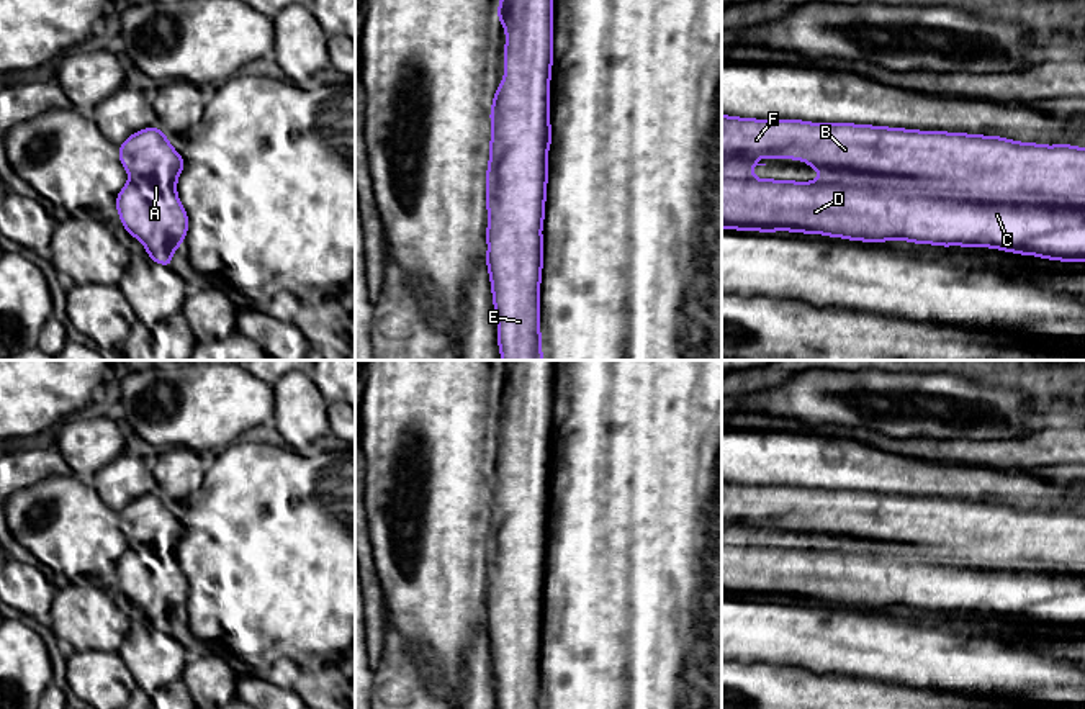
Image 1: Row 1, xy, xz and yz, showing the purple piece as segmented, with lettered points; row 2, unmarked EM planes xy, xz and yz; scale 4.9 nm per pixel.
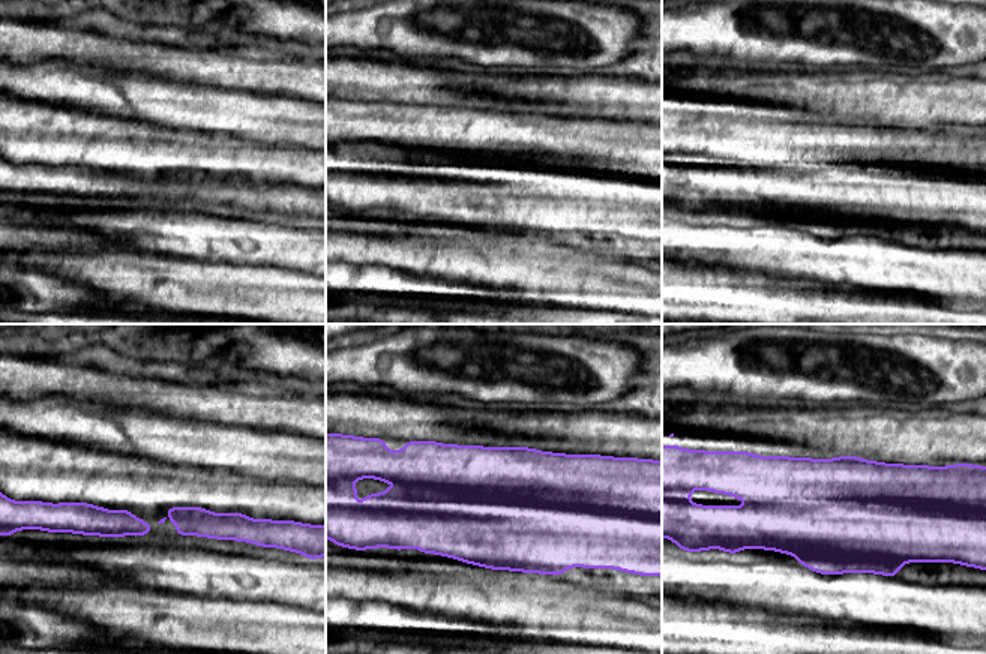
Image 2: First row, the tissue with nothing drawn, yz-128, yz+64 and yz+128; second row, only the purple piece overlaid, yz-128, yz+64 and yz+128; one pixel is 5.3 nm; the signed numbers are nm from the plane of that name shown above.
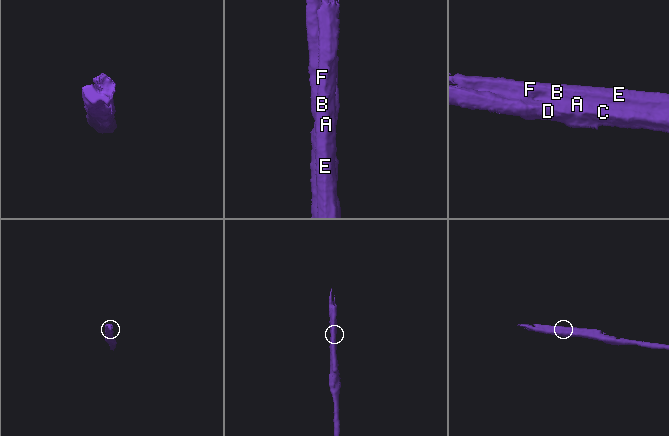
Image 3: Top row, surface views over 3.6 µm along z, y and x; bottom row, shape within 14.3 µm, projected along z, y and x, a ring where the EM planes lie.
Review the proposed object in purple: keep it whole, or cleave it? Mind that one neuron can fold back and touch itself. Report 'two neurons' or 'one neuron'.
two neurons

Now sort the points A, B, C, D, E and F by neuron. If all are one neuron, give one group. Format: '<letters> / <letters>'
A B C D F / E

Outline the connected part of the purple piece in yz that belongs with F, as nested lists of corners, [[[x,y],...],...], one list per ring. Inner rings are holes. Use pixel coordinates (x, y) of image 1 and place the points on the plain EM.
[[[722,481],[722,594],[725,596],[738,596],[738,598],[763,598],[763,599],[772,599],[772,598],[792,598],[792,599],[805,599],[805,601],[825,601],[830,604],[844,604],[849,607],[866,607],[866,609],[884,609],[884,607],[908,607],[915,611],[934,611],[934,612],[962,612],[962,614],[980,614],[984,612],[985,616],[997,614],[1005,619],[1015,619],[1016,622],[1028,621],[1028,622],[1036,622],[1041,625],[1051,625],[1051,627],[1062,627],[1062,629],[1085,629],[1085,571],[1062,571],[1062,570],[1054,570],[1046,563],[1046,552],[1034,553],[1029,549],[984,549],[984,547],[974,547],[969,553],[966,553],[959,545],[951,544],[946,539],[936,539],[936,537],[925,537],[921,532],[925,531],[925,516],[930,513],[928,501],[930,498],[916,498],[916,496],[903,496],[903,494],[885,494],[885,493],[869,493],[869,491],[851,491],[851,490],[808,490],[808,488],[800,488],[800,486],[753,486],[753,485],[736,485],[736,483],[727,483]],[[758,524],[774,524],[774,526],[795,526],[795,527],[804,527],[813,534],[813,539],[823,539],[826,544],[820,547],[810,547],[808,550],[800,550],[795,547],[772,547],[772,545],[764,545],[758,547],[753,544],[751,535],[754,532],[766,532],[766,531],[758,531]]]

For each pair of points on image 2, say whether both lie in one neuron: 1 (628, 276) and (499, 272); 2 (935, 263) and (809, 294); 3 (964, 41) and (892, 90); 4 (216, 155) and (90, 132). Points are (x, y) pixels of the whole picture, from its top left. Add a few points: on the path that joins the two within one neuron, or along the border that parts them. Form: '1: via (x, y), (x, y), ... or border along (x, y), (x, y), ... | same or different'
1: via (596, 276), (530, 272) | same
2: border along (814, 278), (883, 293) | different
3: border along (881, 69), (905, 71), (908, 74), (941, 71) | different
4: via (185, 150), (143, 150), (122, 146) | same

